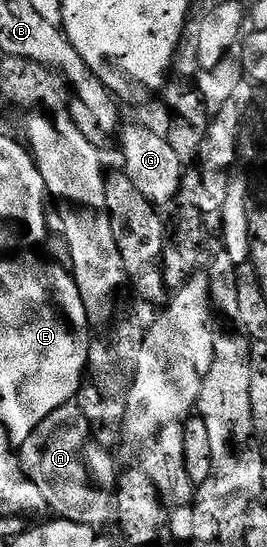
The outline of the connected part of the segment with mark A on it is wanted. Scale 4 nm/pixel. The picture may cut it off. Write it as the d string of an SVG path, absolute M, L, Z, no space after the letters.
M79 403L64 404L54 414L50 414L26 438L26 442L19 445L18 455L20 465L25 474L42 490L42 498L49 509L53 508L55 515L61 520L101 526L109 519L113 519L116 510L116 482L118 479L118 467L112 461L113 453L103 448L96 440L92 432L90 422L86 422L86 414L82 414Z

